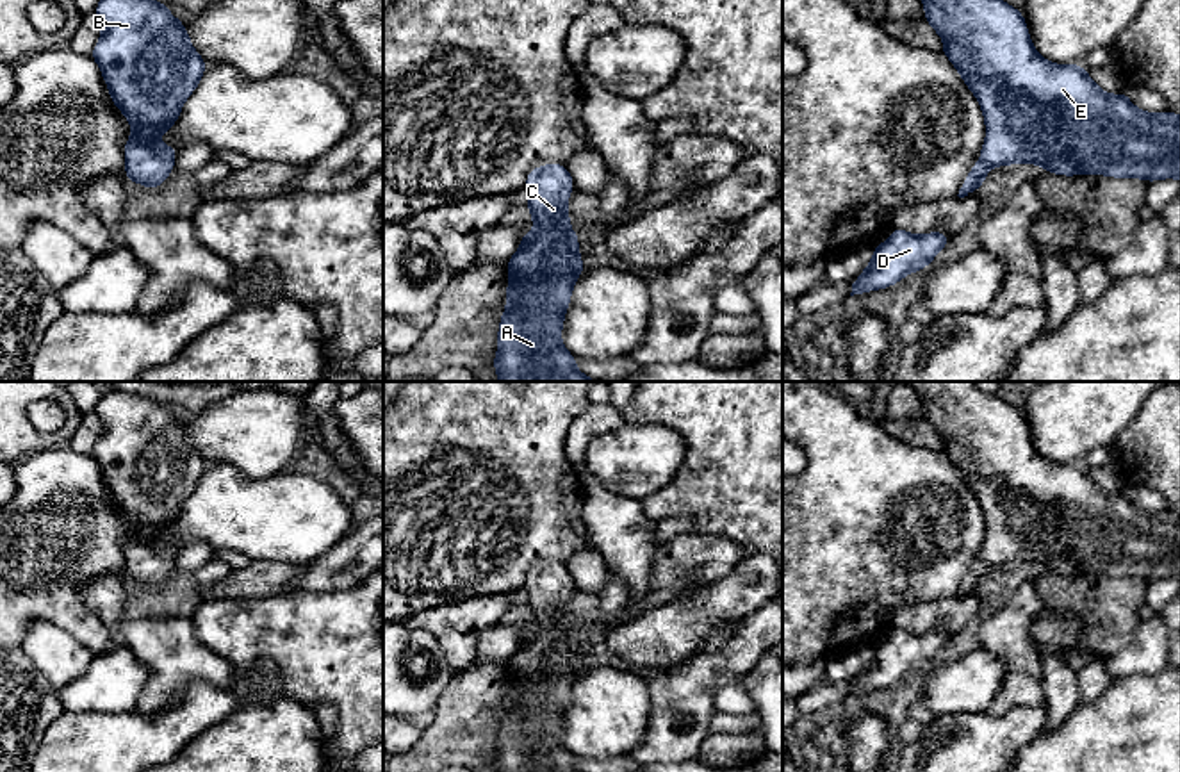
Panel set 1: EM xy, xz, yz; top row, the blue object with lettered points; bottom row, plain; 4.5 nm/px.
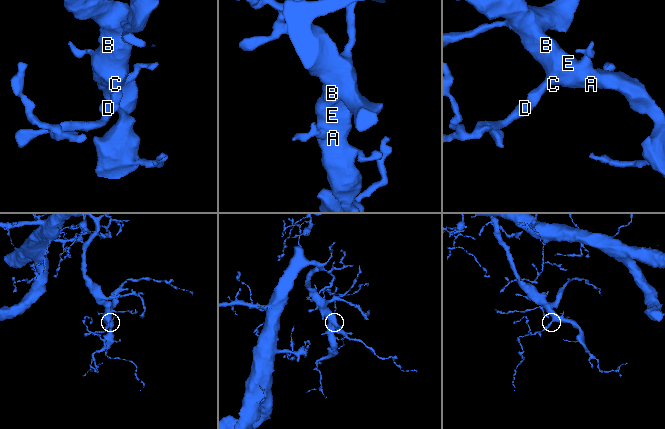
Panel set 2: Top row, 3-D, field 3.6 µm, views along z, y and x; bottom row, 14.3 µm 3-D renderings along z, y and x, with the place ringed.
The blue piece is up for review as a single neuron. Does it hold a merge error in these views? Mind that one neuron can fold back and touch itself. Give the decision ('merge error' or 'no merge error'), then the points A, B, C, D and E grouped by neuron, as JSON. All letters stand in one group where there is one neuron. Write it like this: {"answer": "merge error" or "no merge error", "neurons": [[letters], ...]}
{"answer": "no merge error", "neurons": [["A", "B", "C", "D", "E"]]}

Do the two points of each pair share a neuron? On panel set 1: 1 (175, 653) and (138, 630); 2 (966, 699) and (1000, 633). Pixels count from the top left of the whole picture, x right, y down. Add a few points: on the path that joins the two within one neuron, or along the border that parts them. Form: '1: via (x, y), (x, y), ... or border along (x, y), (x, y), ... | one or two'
1: via (166, 646), (147, 639) | one
2: border along (981, 648), (1004, 665), (997, 694) | two

